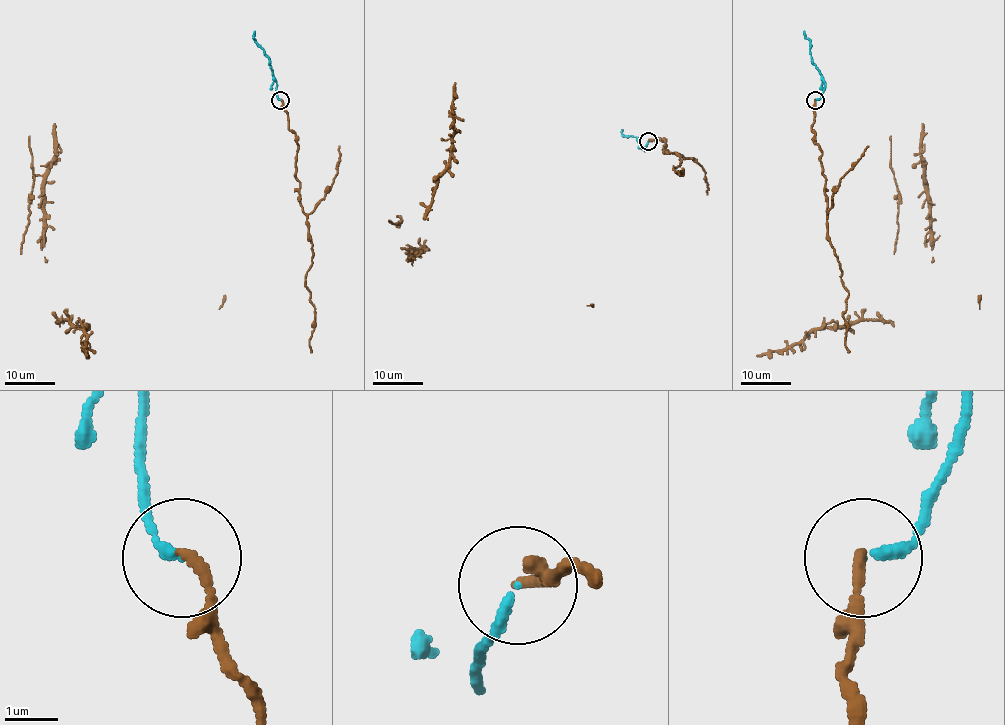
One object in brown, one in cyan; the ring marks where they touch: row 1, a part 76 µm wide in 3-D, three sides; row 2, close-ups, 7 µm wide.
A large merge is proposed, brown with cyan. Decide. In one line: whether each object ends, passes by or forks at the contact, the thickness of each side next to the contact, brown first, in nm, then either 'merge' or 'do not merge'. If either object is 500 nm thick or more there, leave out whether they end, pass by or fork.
brown ends there; cyan ends there; 200 nm thick on the brown side, 180 nm on the other; merge

